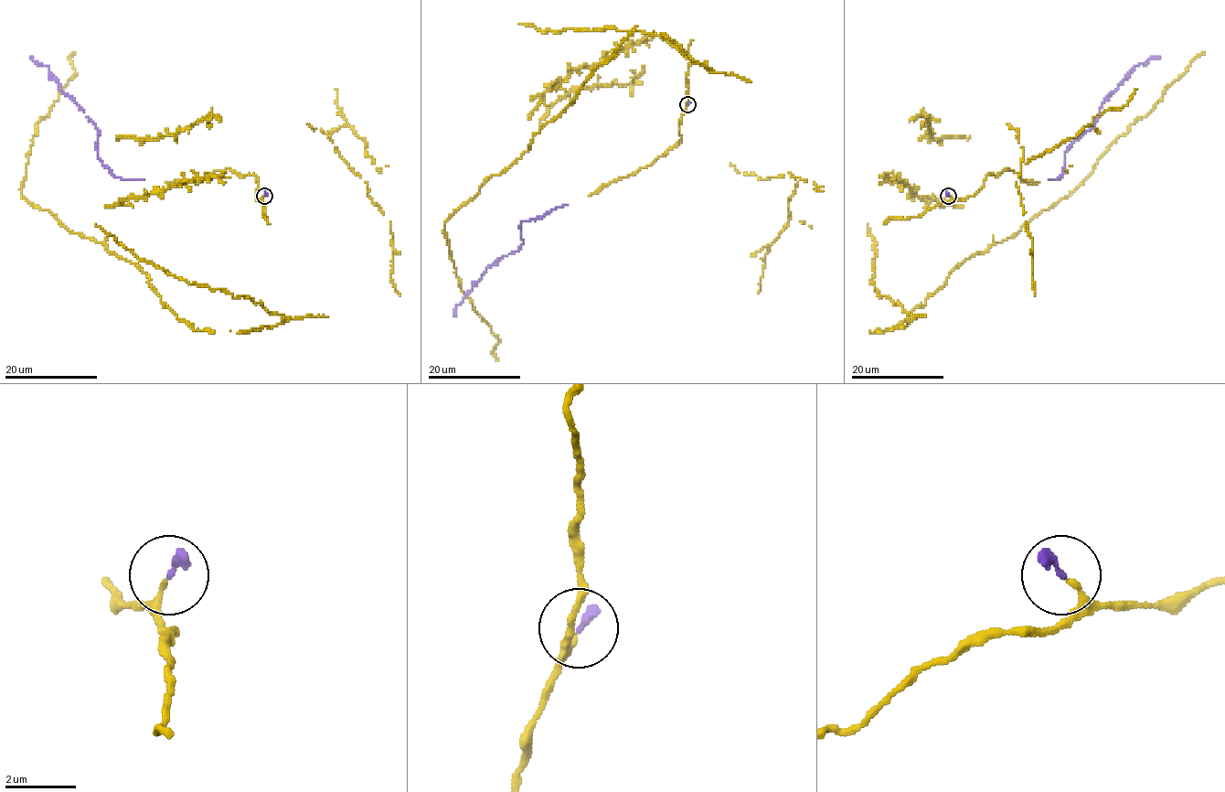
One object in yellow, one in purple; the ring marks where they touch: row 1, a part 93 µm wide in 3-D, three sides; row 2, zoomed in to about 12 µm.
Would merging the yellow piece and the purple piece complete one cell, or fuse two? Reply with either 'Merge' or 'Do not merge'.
Merge

